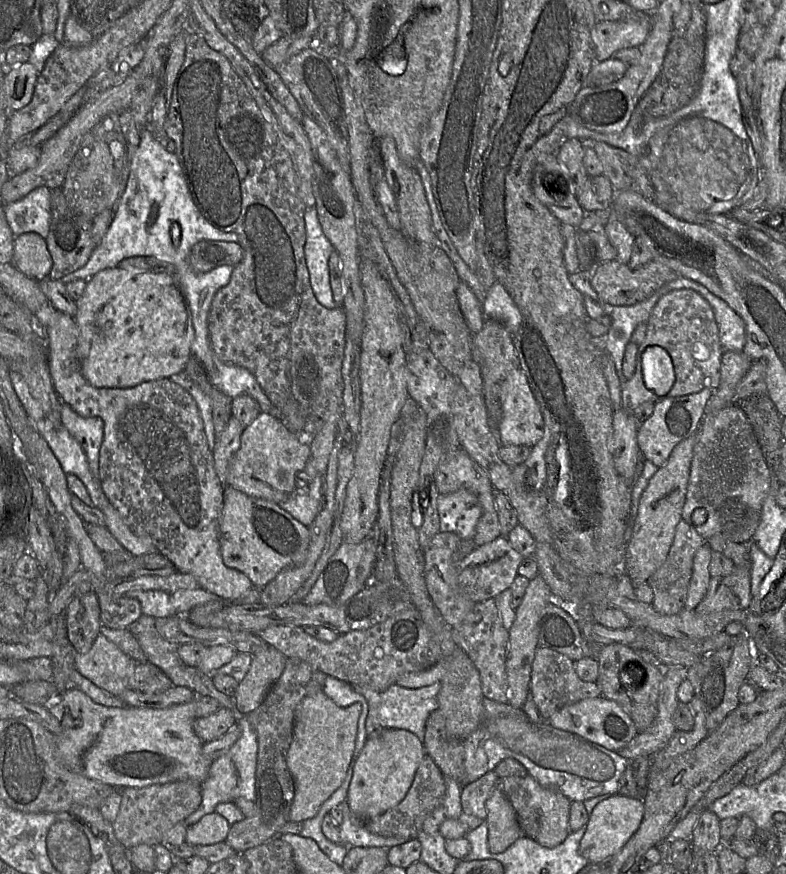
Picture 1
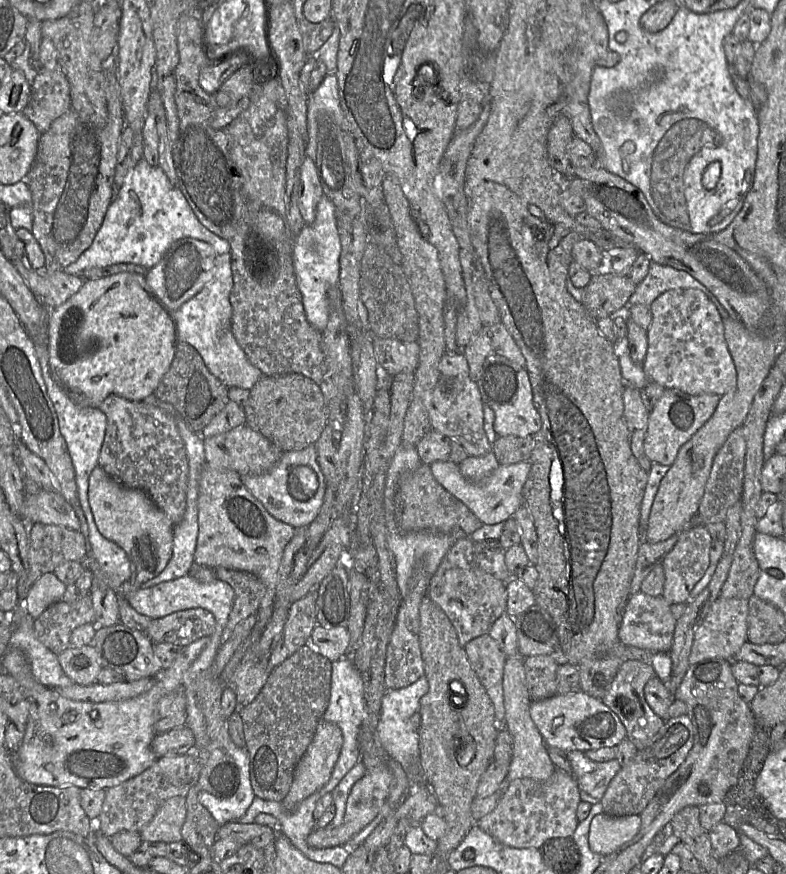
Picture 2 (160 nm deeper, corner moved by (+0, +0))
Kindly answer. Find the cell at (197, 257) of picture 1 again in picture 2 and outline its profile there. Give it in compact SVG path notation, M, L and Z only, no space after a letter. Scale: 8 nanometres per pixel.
M191 237L181 238L170 245L161 260L145 275L145 280L157 302L174 312L194 297L212 279L217 253L205 242Z

